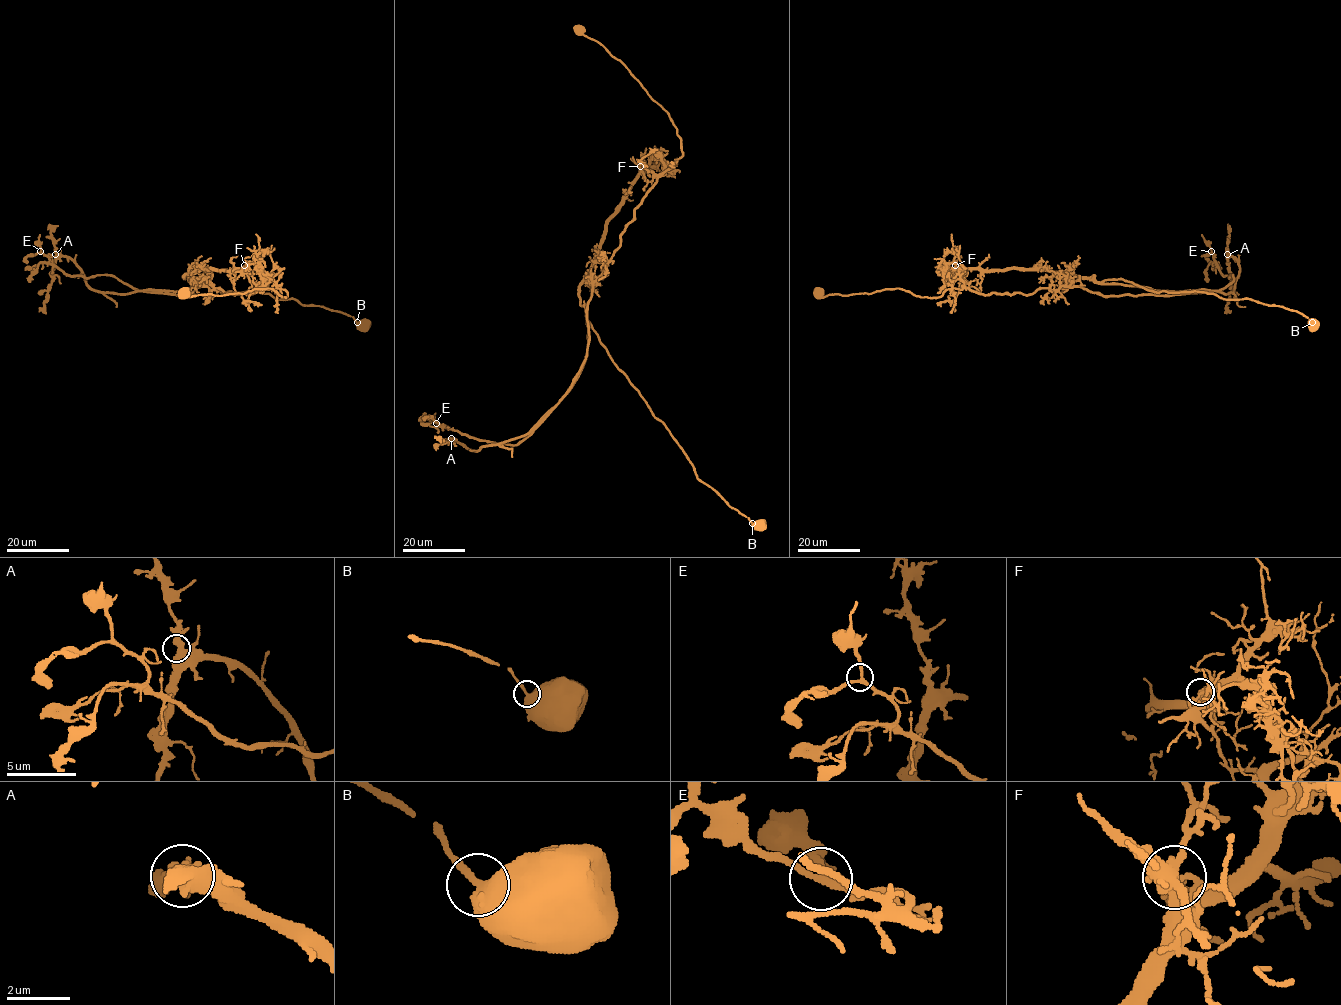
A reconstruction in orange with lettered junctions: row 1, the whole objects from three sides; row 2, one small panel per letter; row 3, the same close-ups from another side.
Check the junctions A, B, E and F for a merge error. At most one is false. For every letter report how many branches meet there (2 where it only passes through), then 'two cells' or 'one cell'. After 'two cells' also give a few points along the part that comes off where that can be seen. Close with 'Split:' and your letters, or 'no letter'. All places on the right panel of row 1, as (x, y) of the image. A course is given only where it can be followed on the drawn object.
A: branches 2; one cell
B: branches 2; one cell
E: branches 3; one cell
F: branches 2; two cells; course (955, 265), (965, 287), (982, 294), (1081, 286), (1104, 296), (1195, 293), (1233, 280), (1211, 252), (1209, 263)
Split: F

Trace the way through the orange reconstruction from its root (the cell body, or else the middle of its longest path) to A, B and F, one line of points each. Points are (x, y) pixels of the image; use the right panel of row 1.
A: (818, 293), (1227, 293), (1239, 269), (1227, 254)
B: (818, 293), (1032, 294), (1065, 286), (1072, 274), (1252, 299), (1312, 322)
F: (818, 293), (825, 297), (901, 288), (918, 297), (938, 297), (952, 287), (945, 265), (955, 265)

